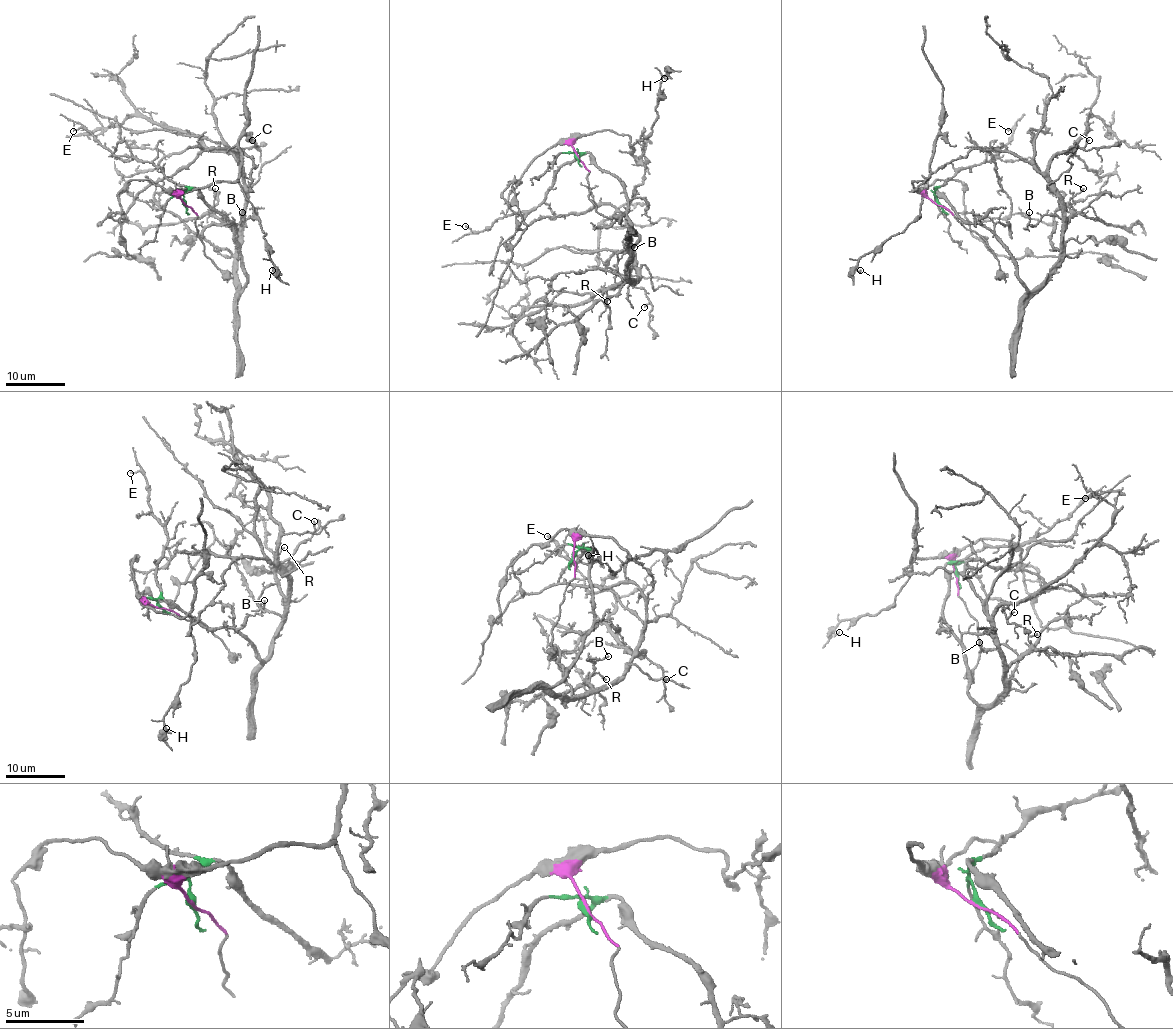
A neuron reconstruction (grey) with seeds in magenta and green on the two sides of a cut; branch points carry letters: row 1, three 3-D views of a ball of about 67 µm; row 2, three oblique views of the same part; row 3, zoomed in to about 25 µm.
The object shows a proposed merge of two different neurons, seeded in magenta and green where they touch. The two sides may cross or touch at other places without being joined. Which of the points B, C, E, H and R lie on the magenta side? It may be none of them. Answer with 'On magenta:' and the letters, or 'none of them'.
On magenta: H

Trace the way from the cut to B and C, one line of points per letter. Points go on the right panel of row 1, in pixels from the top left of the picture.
B: (937, 204), (934, 188), (984, 225), (1033, 291), (1066, 222), (1029, 224), (1029, 212)
C: (937, 204), (934, 188), (964, 221), (984, 225), (1033, 291), (1060, 252), (1060, 192), (1049, 161), (1088, 140)

